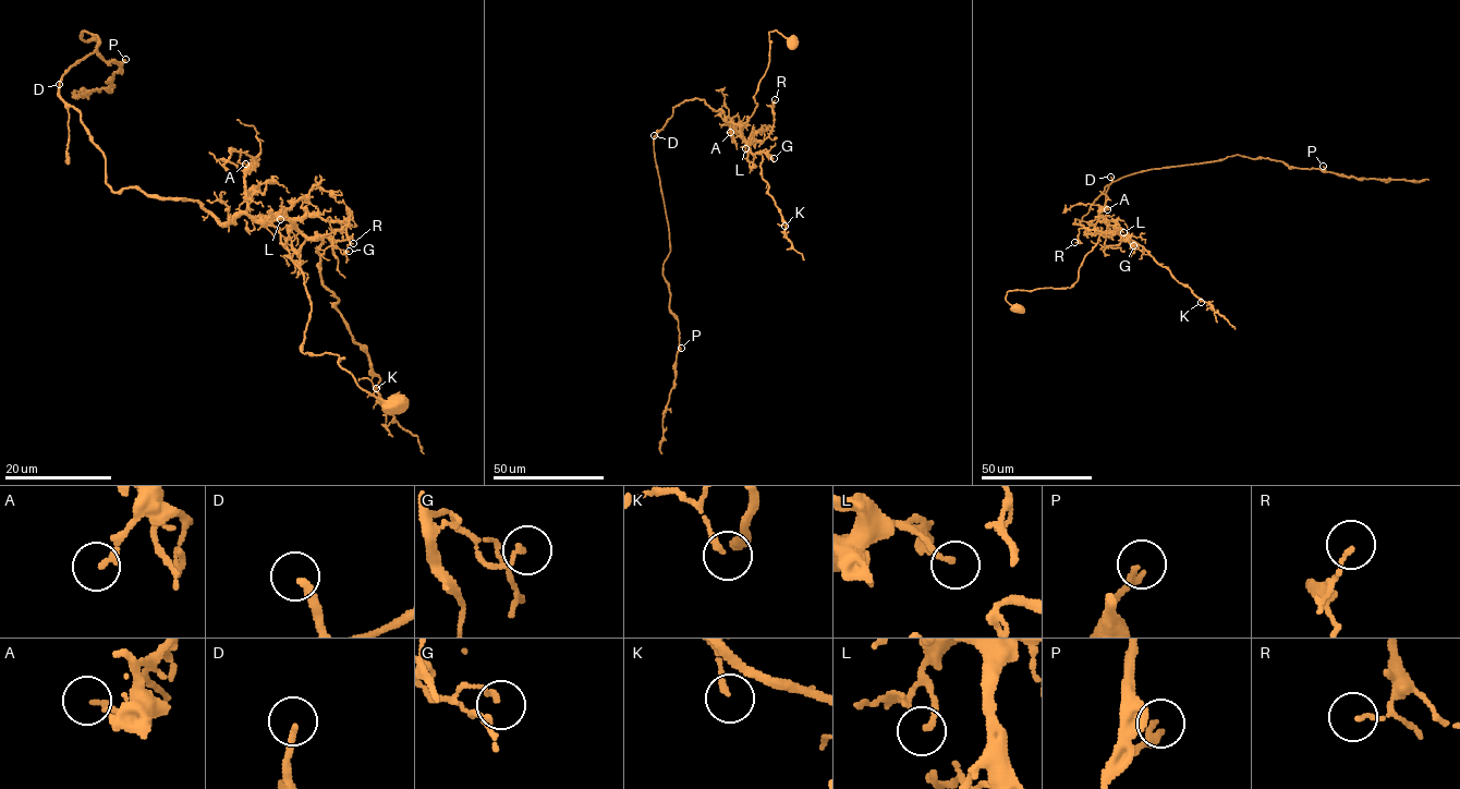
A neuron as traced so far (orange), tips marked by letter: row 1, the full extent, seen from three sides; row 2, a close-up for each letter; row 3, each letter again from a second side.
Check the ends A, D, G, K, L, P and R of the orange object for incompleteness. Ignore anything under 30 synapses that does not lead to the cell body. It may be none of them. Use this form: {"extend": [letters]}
{"extend": ["D"]}

